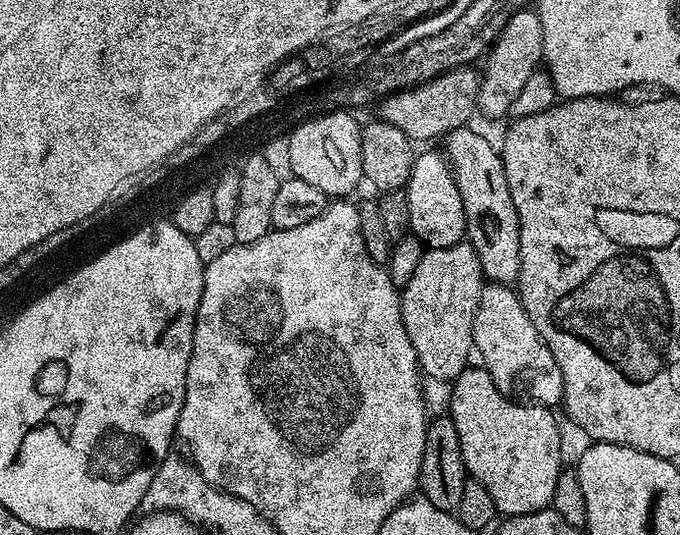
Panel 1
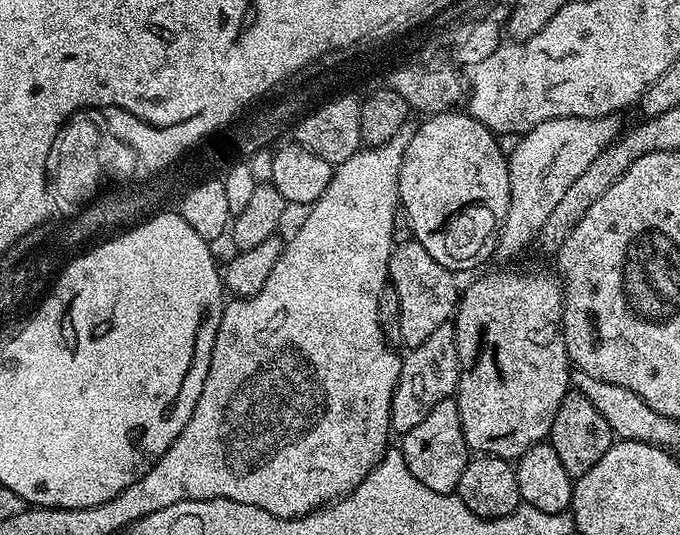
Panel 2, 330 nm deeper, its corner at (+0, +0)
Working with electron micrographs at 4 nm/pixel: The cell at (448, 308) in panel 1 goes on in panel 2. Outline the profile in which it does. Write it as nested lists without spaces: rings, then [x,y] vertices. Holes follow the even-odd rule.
[[[619,115],[598,118],[554,118],[523,133],[514,154],[507,156],[510,174],[510,206],[496,243],[495,259],[512,262],[516,255],[540,235],[566,189],[585,172],[586,166],[621,135]]]

